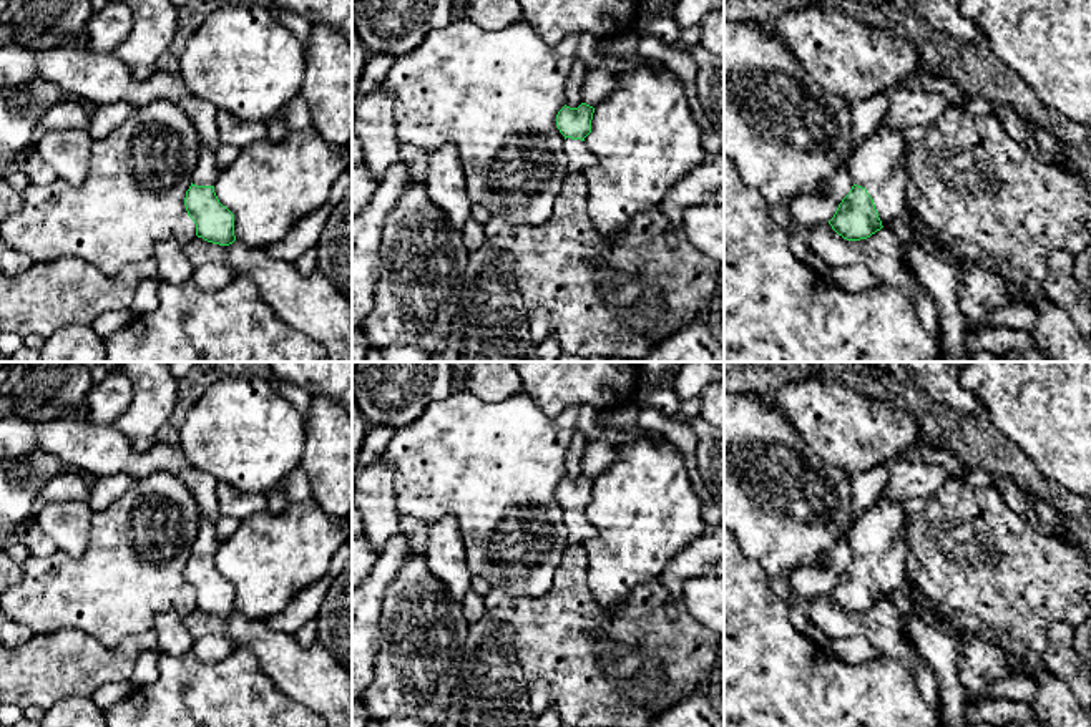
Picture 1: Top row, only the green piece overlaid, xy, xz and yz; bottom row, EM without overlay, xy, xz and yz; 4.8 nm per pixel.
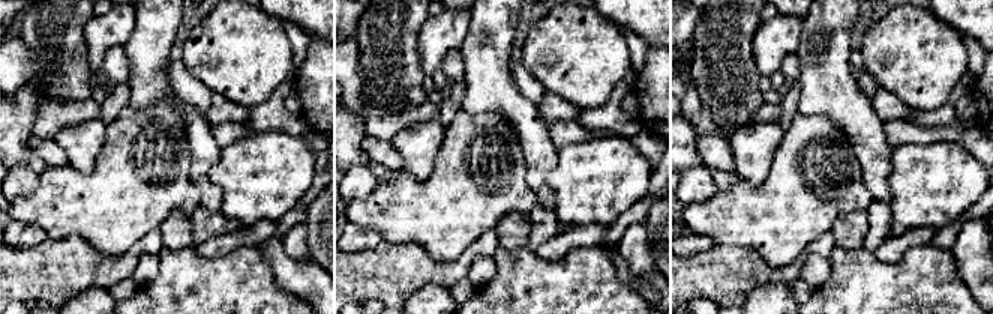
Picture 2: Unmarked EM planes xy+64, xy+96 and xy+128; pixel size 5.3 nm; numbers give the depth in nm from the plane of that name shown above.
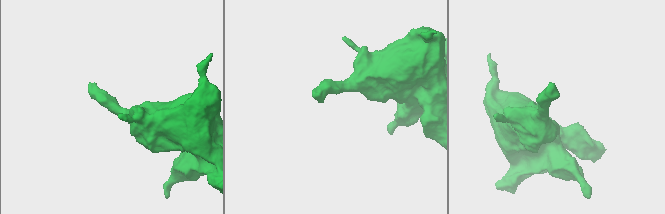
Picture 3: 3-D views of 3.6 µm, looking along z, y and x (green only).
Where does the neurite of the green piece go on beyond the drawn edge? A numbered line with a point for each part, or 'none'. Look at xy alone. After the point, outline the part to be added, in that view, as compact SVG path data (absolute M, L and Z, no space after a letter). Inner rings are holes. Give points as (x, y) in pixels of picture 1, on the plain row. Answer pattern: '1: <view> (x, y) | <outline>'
1: xy (206, 543) | M201 516L191 554L196 558L214 558L219 546L216 525Z

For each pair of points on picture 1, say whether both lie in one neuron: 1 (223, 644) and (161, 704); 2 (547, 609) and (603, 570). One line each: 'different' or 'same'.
1: different
2: different

